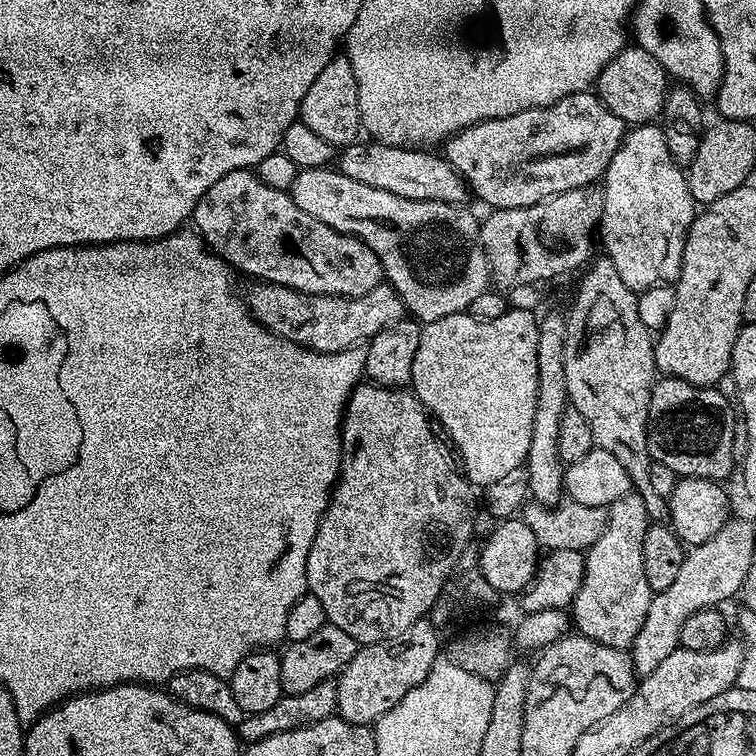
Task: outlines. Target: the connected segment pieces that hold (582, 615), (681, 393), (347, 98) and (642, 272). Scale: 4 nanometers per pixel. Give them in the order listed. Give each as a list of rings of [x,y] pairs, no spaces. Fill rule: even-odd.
[[[635,490],[622,494],[607,509],[606,530],[584,553],[582,586],[578,586],[578,594],[572,599],[570,620],[579,635],[602,646],[628,650],[638,638],[642,622],[646,622],[646,610],[650,610],[654,595],[642,566],[642,538],[646,538],[650,521],[643,498]]]
[[[673,376],[657,379],[652,385],[648,418],[649,454],[659,467],[661,464],[669,468],[676,472],[677,477],[727,481],[737,463],[734,458],[737,427],[738,416],[733,401],[724,396],[719,387],[691,384]]]
[[[337,54],[322,66],[318,78],[306,90],[298,117],[299,123],[310,126],[314,134],[325,142],[330,142],[333,149],[339,150],[348,144],[357,143],[361,135],[360,107],[358,106],[358,82],[354,78],[354,66],[350,66],[347,55]]]
[[[635,125],[631,130],[625,131],[624,141],[618,146],[614,158],[610,158],[608,168],[603,174],[603,184],[604,209],[598,236],[599,239],[604,239],[603,251],[618,270],[619,277],[637,294],[648,288],[671,285],[680,276],[682,254],[688,231],[692,221],[696,219],[698,204],[692,199],[688,189],[685,169],[676,164],[670,158],[670,150],[666,150],[666,138],[659,125]]]

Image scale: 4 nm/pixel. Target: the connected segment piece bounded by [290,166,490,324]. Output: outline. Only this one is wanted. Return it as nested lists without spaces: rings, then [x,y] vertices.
[[[332,166],[299,169],[290,194],[298,210],[306,210],[306,214],[318,218],[318,222],[326,222],[326,226],[366,242],[384,268],[384,280],[417,321],[429,324],[450,314],[468,312],[471,304],[490,288],[488,260],[480,249],[480,220],[464,204],[402,198],[390,194],[390,190],[377,190],[375,186],[366,186],[366,182],[354,182],[354,178],[346,178],[346,174]]]

